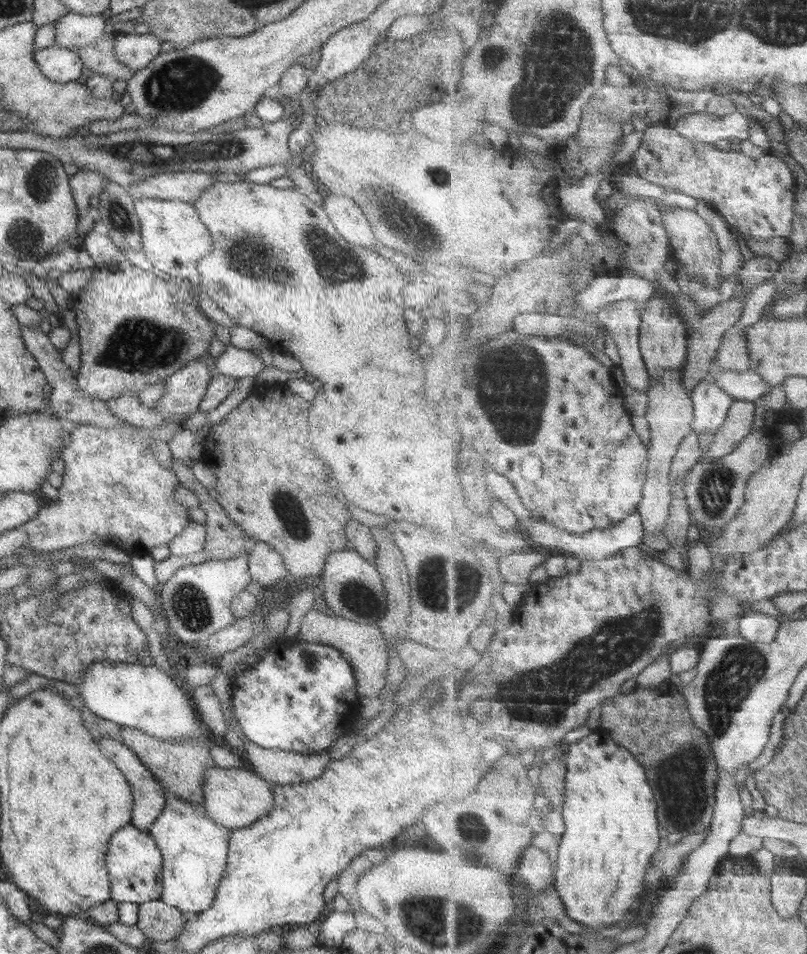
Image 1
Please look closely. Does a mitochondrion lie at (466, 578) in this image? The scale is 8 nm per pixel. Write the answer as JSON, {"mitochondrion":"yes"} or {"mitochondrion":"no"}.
{"mitochondrion":"yes"}

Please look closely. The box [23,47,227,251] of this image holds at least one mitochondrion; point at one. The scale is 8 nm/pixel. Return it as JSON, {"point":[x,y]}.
{"point":[181,84]}

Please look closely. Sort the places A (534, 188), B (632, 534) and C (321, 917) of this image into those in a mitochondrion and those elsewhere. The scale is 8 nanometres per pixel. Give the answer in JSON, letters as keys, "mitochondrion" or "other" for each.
{"A":"other","B":"other","C":"other"}

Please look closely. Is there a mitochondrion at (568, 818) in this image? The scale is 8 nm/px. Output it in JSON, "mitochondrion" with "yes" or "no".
{"mitochondrion":"no"}

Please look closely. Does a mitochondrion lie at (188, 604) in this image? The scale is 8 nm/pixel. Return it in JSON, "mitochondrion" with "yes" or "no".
{"mitochondrion":"yes"}

